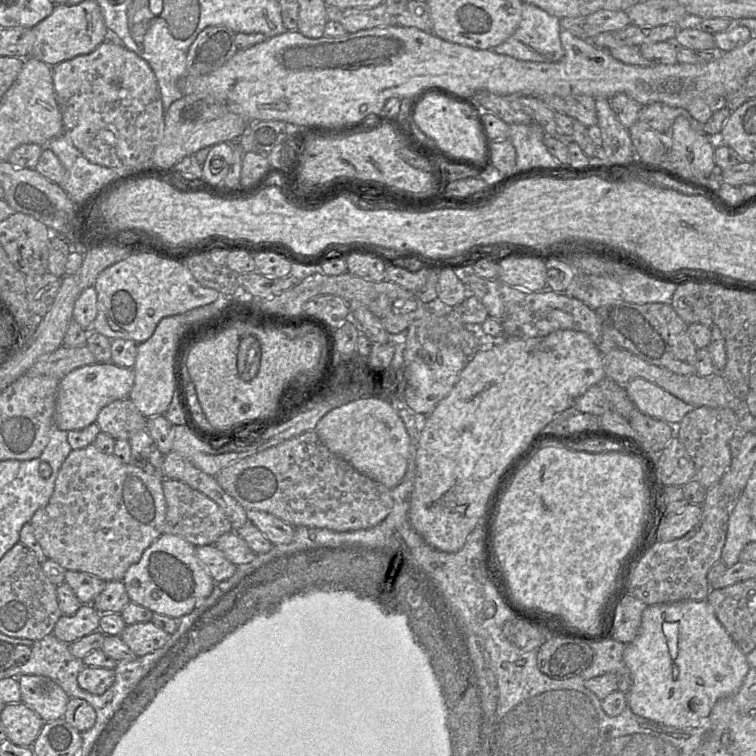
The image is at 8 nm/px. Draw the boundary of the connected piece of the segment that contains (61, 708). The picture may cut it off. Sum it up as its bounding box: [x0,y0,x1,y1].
[18,675,69,722]

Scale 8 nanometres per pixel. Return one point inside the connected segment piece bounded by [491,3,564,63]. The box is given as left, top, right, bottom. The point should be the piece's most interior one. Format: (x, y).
(537, 39)

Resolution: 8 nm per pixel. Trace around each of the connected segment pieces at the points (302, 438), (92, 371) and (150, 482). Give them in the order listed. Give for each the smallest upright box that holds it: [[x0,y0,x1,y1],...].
[[214,430,393,531],[54,362,134,431],[30,444,166,582]]

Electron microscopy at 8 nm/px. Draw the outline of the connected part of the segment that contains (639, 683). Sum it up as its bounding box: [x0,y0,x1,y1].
[623,599,749,726]

